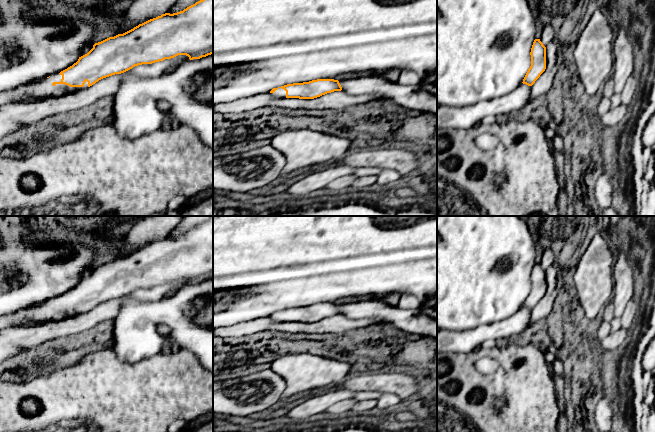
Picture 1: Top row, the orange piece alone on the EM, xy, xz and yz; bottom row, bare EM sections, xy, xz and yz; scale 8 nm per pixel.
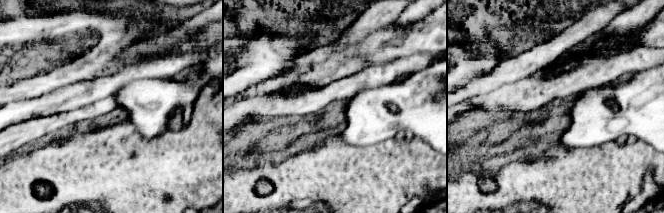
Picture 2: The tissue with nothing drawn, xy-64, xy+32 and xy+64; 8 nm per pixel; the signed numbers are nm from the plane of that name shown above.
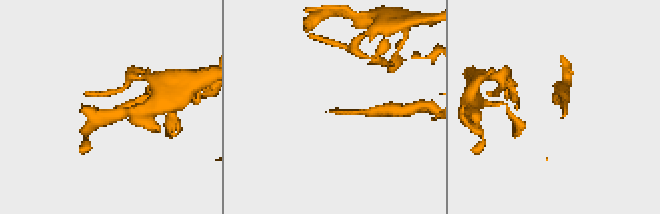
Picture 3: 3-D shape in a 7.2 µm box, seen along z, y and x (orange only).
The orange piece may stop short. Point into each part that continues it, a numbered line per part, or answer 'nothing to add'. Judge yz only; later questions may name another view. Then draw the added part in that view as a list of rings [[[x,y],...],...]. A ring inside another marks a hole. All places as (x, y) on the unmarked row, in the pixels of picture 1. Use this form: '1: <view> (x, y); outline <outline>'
nothing to add

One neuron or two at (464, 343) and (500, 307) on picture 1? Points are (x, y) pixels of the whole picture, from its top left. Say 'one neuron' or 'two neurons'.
two neurons

